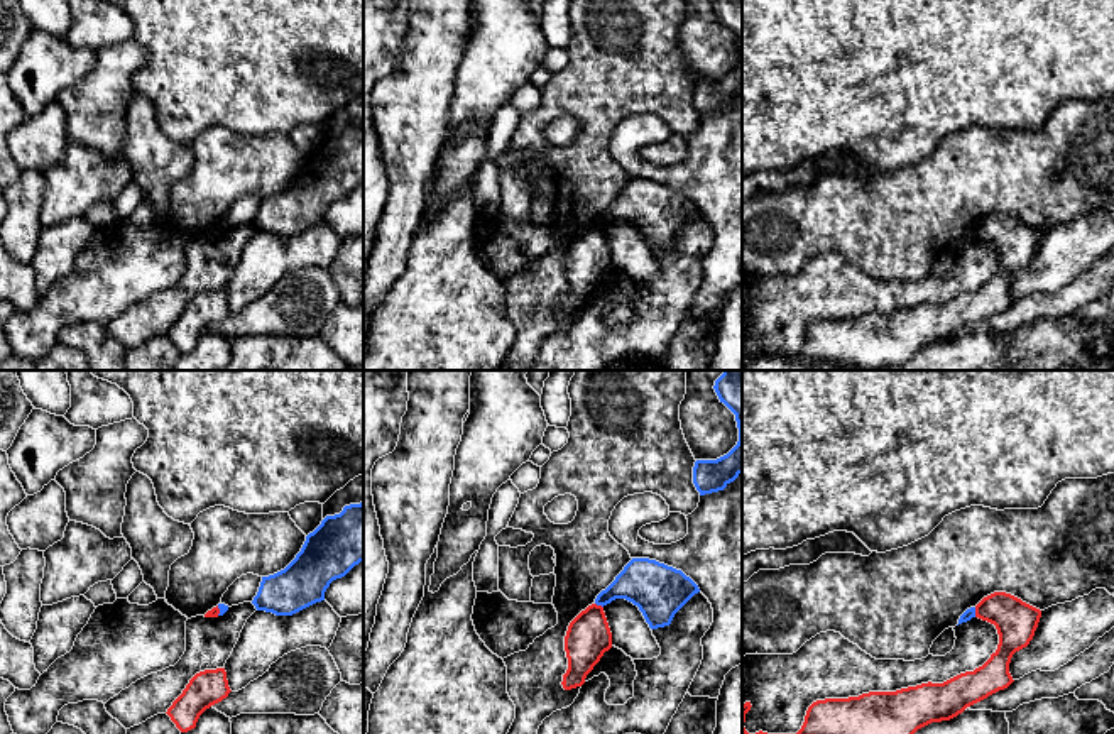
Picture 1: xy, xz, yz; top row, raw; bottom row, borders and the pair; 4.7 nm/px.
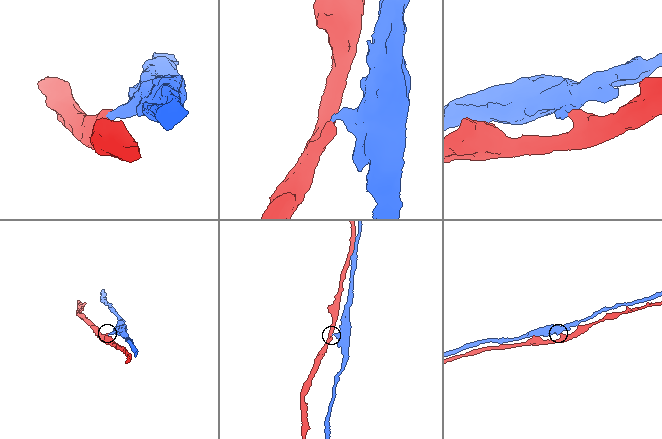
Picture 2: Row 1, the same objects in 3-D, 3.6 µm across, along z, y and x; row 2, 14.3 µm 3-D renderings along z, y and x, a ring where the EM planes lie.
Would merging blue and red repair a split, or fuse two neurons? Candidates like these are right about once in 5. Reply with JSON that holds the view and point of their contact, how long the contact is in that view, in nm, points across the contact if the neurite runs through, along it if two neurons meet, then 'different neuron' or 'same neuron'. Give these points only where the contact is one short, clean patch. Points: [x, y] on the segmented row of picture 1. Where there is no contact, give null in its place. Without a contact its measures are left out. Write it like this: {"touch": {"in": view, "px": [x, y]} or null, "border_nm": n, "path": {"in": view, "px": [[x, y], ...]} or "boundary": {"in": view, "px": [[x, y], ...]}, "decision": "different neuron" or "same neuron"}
{"touch": {"in": "yz", "px": [974, 613]}, "border_nm": 50, "boundary": {"in": "yz", "px": [[974, 608], [976, 616]]}, "decision": "different neuron"}

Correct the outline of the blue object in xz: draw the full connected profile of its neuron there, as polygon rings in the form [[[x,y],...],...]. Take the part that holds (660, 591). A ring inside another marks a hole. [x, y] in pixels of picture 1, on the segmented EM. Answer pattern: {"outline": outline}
{"outline": [[[632,558],[595,604],[625,599],[639,607],[651,629],[669,626],[674,614],[698,594],[698,585],[681,570],[649,558]]]}

